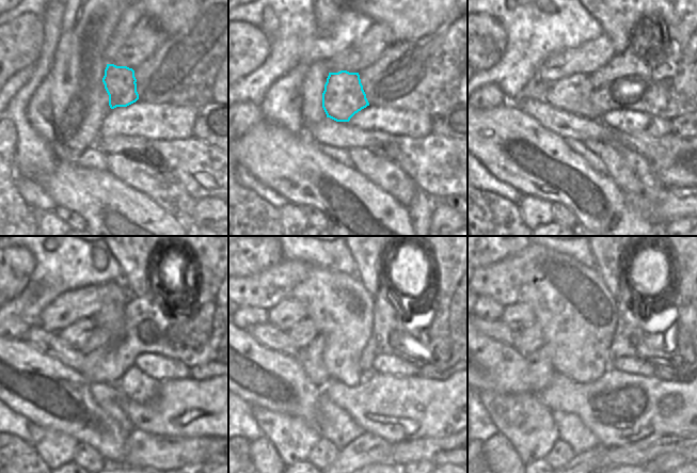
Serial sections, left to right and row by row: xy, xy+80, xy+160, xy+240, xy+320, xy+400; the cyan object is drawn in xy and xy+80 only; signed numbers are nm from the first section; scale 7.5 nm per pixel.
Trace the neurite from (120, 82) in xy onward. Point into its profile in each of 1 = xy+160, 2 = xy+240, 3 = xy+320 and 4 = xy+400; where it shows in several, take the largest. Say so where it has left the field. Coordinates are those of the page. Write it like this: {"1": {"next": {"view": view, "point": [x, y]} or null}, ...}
{"1": {"next": {"view": "xy+160", "point": [572, 94]}}, "2": {"next": {"view": "xy+240", "point": [77, 334]}}, "3": {"next": {"view": "xy+320", "point": [304, 332]}}, "4": {"next": {"view": "xy+400", "point": [531, 339]}}}

